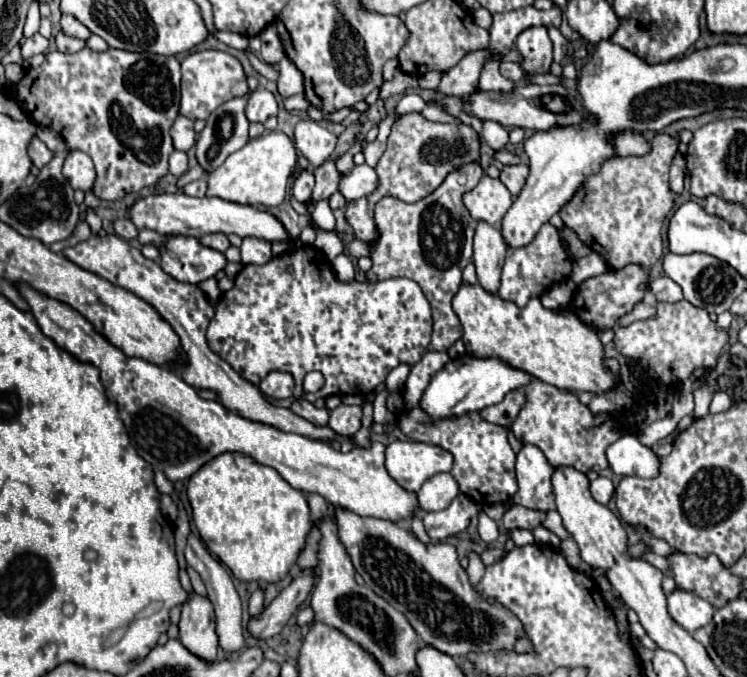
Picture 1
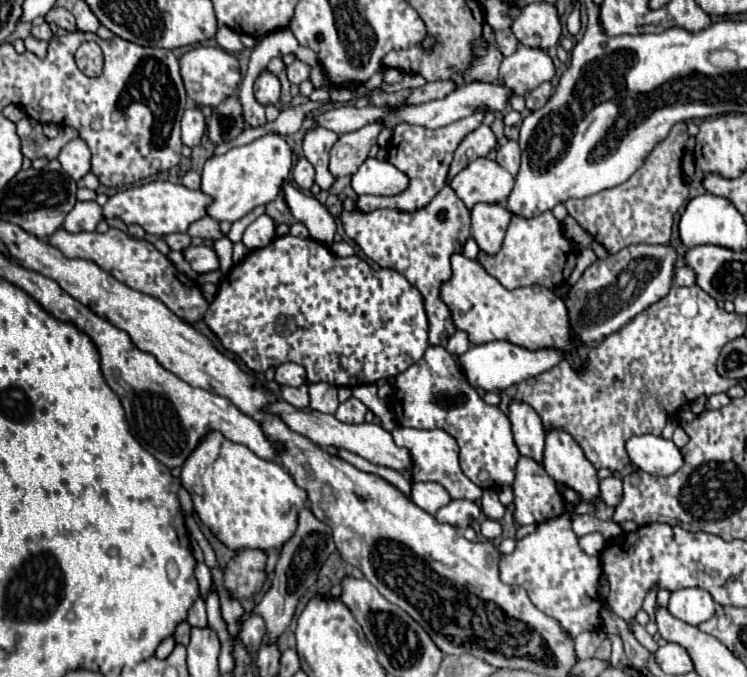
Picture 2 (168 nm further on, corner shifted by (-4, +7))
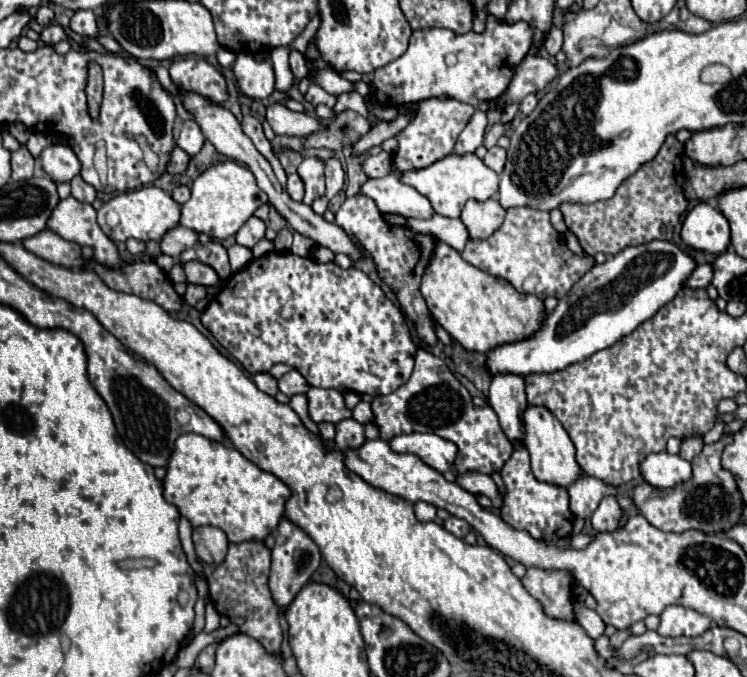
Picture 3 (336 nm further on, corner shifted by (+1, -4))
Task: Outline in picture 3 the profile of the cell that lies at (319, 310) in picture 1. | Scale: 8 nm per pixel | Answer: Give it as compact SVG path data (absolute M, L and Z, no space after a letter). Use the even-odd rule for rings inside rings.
M269 252L251 260L247 268L233 274L221 286L201 314L201 322L251 374L265 372L273 364L283 362L297 368L311 386L385 396L405 384L413 372L415 342L401 310L373 280L353 266L343 270L333 262L319 264L291 252Z

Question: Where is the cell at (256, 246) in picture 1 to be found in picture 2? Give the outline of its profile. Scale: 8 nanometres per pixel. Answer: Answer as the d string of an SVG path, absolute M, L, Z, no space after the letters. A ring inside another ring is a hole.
M260 215L256 221L252 221L242 237L242 243L254 251L254 249L262 249L266 245L270 245L276 239L276 227L274 221L268 215Z

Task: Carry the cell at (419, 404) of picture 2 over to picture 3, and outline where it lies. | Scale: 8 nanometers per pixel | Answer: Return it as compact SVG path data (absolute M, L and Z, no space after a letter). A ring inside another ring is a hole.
M417 348L415 352L415 368L409 382L387 396L373 398L371 410L373 422L379 428L379 438L385 442L411 432L433 432L455 442L459 448L455 460L457 472L475 470L491 474L493 470L501 470L511 456L511 442L501 430L493 408L489 404L481 408L473 406L467 388L453 376L445 362L423 348Z

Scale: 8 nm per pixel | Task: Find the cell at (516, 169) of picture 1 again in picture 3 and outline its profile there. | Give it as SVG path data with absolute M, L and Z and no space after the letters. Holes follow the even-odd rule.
M493 146L493 148L487 150L487 154L485 154L483 160L485 160L485 164L491 170L495 170L497 174L501 174L503 172L503 164L505 164L505 150L501 146Z

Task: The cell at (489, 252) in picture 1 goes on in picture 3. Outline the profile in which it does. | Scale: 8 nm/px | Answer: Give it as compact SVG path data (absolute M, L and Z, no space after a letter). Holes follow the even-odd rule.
M487 198L483 202L479 200L467 200L463 212L461 212L461 220L469 230L471 238L487 238L491 236L505 218L505 208L497 202L497 198Z

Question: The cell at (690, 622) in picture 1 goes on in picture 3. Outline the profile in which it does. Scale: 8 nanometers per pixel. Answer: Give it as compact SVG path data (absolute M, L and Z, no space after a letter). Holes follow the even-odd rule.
M667 606L661 614L661 626L657 632L665 638L677 638L677 636L701 636L711 626L711 620L707 616L683 608L683 606Z

